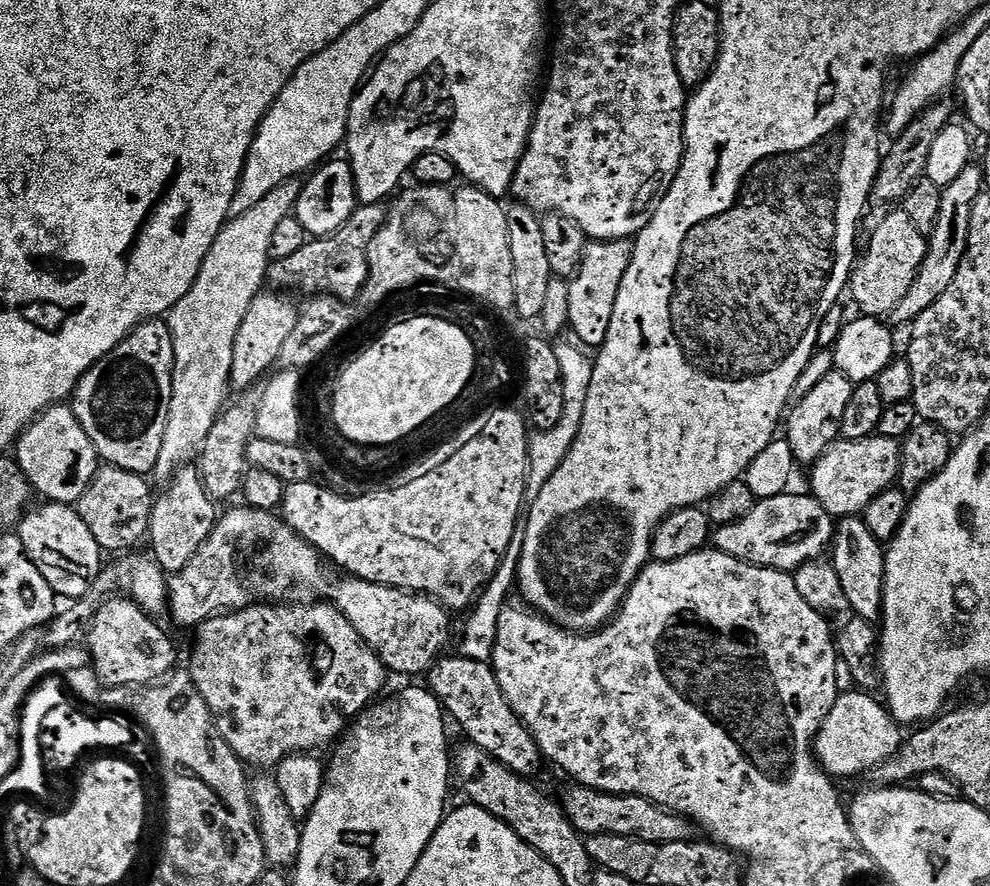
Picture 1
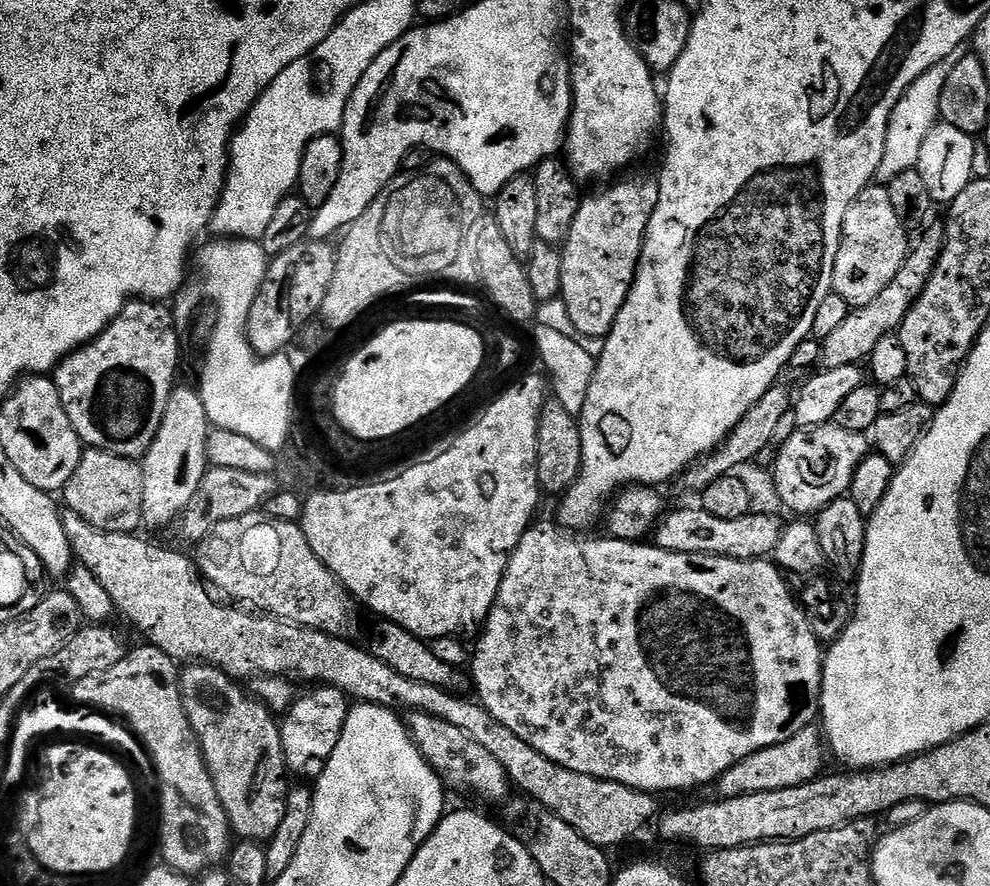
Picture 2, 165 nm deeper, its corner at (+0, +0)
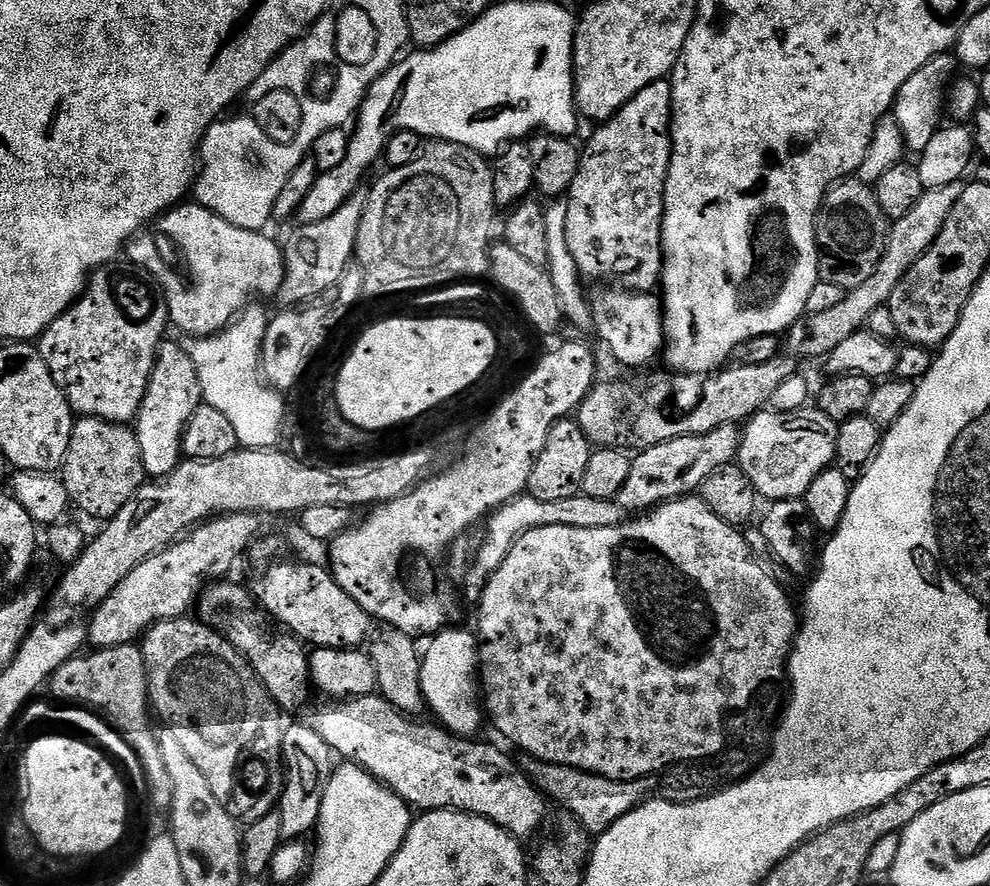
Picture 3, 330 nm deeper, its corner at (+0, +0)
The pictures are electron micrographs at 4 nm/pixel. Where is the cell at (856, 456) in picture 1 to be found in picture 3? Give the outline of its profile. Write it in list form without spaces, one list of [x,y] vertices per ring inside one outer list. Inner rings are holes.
[[[819,410],[757,412],[742,428],[738,463],[765,501],[798,500],[836,459],[838,426]]]

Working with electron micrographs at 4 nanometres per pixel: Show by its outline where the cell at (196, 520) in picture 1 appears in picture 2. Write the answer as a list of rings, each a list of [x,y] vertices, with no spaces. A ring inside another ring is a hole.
[[[173,387],[170,402],[166,402],[166,414],[162,414],[162,426],[158,426],[158,434],[150,450],[142,457],[142,514],[147,527],[164,528],[167,524],[175,525],[184,511],[192,505],[194,494],[198,494],[198,486],[202,486],[202,478],[210,467],[206,454],[210,431],[206,406],[195,387],[180,387]]]

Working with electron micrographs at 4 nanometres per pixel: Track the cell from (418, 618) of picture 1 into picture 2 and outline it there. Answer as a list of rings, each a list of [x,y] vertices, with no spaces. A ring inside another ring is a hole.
[[[257,510],[250,516],[218,522],[208,537],[199,541],[197,548],[200,549],[194,552],[194,559],[201,576],[213,589],[221,588],[229,596],[229,601],[251,606],[261,613],[300,624],[304,628],[316,628],[331,636],[347,637],[348,631],[356,624],[357,601],[339,584],[334,574],[326,570],[314,550],[310,550],[310,542],[306,542],[306,534],[302,534],[299,523],[279,520]]]

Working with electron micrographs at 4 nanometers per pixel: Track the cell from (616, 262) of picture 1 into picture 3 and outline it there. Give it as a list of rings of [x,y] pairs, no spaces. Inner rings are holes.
[[[665,78],[658,82],[650,82],[630,102],[623,105],[616,111],[611,119],[601,123],[600,128],[588,140],[588,145],[583,145],[580,154],[580,165],[578,174],[570,186],[566,197],[566,243],[570,248],[570,255],[574,258],[575,265],[585,281],[601,280],[604,286],[615,286],[620,290],[627,290],[631,293],[646,292],[649,294],[657,291],[664,274],[664,251],[662,250],[662,218],[664,217],[664,195],[666,194],[666,178],[672,161],[672,82]]]

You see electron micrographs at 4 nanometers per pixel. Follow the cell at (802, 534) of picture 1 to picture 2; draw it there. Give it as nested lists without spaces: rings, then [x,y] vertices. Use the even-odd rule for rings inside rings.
[[[699,506],[669,511],[656,526],[655,547],[682,554],[710,554],[711,556],[729,556],[735,560],[754,560],[775,553],[778,538],[782,531],[782,520],[776,516],[767,516],[759,510],[742,518],[714,518],[714,514],[705,512]]]

